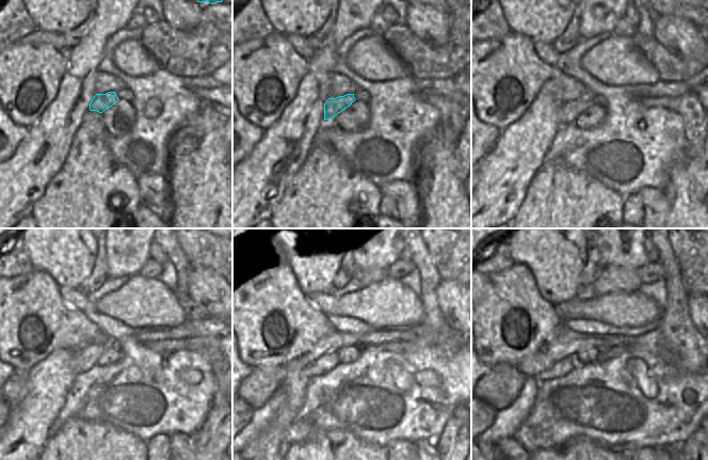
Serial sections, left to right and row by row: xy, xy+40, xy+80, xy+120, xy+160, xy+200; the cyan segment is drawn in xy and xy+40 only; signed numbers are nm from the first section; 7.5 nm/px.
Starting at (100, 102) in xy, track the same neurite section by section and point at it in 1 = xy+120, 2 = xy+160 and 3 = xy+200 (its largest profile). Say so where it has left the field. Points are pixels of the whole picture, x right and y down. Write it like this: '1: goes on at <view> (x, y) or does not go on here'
1: goes on at xy+120 (84, 359)
2: goes on at xy+160 (326, 362)
3: goes on at xy+200 (562, 367)

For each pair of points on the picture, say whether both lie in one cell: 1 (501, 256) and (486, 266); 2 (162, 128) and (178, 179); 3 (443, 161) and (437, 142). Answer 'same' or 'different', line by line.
1: same
2: different
3: same

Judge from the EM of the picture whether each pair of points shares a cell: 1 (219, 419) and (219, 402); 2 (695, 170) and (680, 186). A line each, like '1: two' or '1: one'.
1: one
2: two

